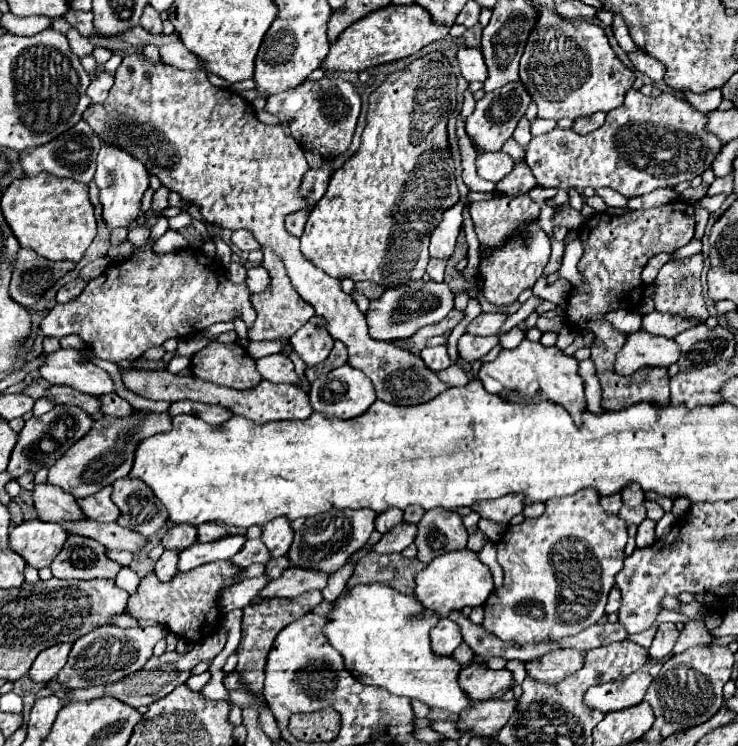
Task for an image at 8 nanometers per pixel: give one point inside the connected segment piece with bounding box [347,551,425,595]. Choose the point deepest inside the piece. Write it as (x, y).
(398, 572)

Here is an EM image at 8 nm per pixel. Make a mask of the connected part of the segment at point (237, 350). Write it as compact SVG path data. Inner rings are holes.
M209 343L191 357L191 371L203 381L231 389L253 389L261 383L255 359L239 343Z

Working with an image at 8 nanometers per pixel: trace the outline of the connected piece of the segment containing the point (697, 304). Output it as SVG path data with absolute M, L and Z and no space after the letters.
M701 255L675 259L663 265L655 279L657 287L651 293L655 309L671 315L701 317L705 321L709 313L701 295L701 279L699 279L701 269L703 269Z

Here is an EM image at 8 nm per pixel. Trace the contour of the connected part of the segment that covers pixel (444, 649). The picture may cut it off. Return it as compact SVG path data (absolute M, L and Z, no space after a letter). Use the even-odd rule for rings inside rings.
M439 619L439 623L433 627L431 631L431 645L433 645L433 653L447 657L455 651L455 647L461 645L461 631L459 625L453 623L451 619Z

